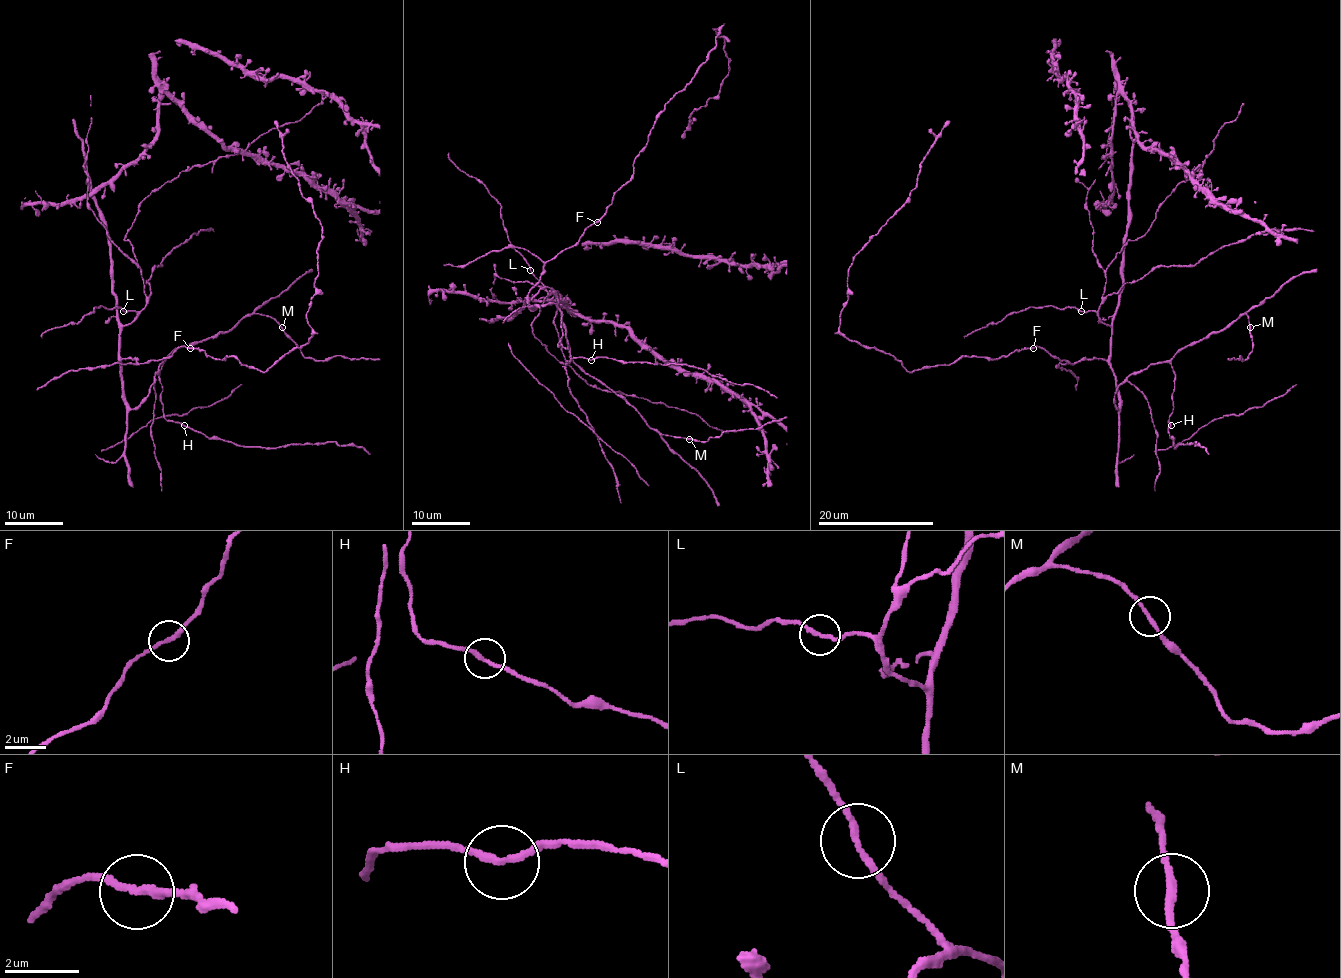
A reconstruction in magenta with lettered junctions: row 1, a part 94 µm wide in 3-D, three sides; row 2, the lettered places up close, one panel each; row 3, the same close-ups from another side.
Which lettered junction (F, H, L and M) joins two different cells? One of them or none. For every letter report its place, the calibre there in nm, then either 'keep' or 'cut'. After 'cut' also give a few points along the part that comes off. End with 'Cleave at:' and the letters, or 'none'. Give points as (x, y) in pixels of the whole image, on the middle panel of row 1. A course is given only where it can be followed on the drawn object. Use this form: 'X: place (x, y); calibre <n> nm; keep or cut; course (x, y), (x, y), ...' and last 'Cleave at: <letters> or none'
F: place (597, 222); calibre 200 nm; keep
H: place (591, 360); calibre 200 nm; keep
L: place (530, 270); calibre 180 nm; keep
M: place (689, 439); calibre 200 nm; keep
Cleave at: none

